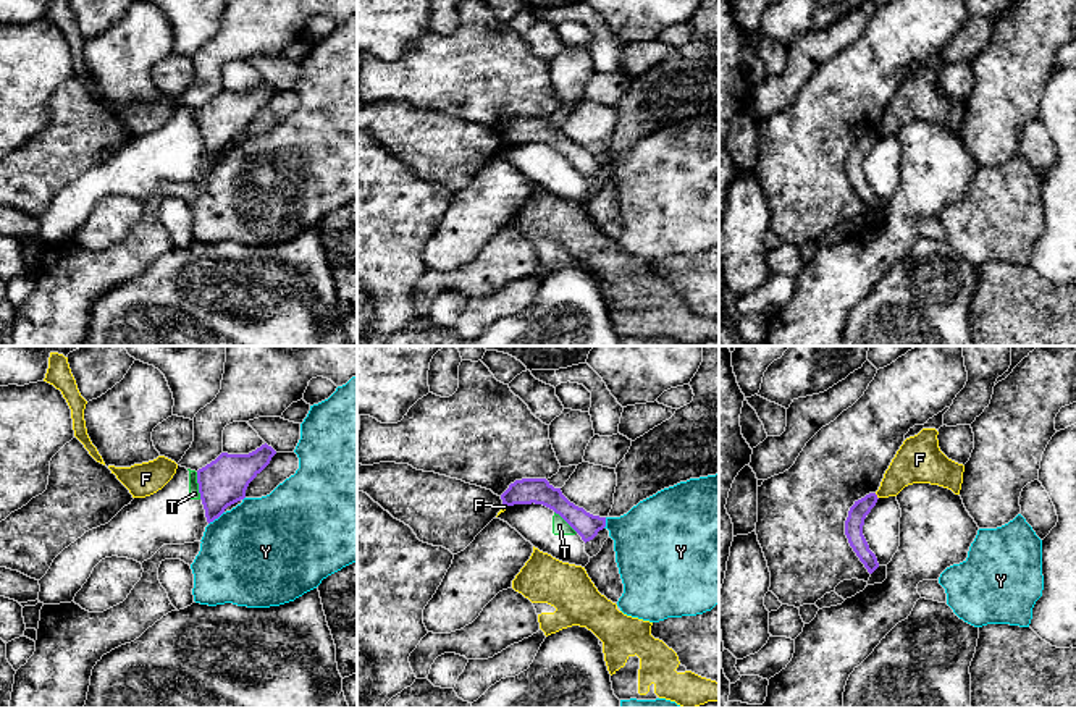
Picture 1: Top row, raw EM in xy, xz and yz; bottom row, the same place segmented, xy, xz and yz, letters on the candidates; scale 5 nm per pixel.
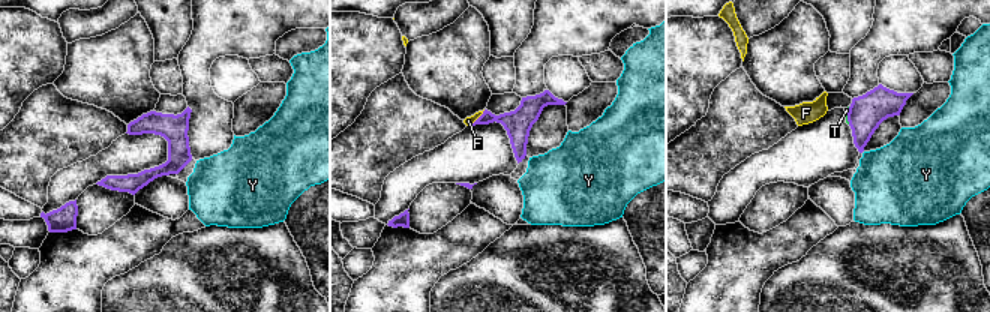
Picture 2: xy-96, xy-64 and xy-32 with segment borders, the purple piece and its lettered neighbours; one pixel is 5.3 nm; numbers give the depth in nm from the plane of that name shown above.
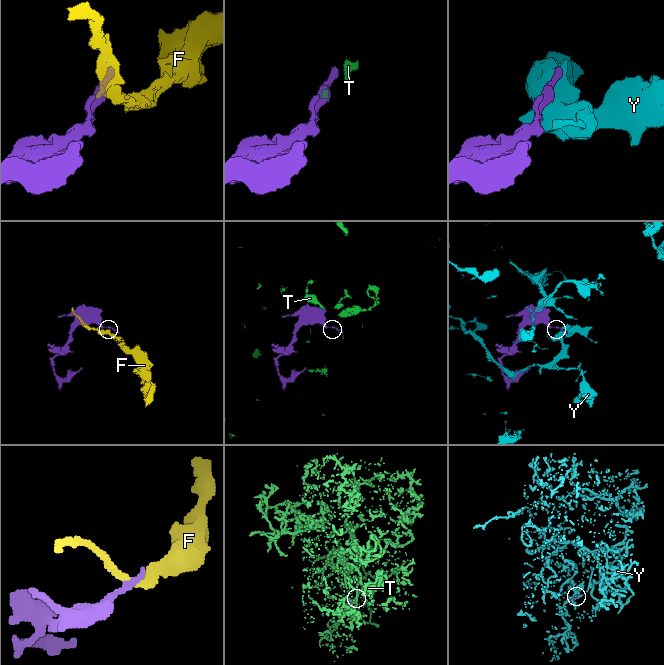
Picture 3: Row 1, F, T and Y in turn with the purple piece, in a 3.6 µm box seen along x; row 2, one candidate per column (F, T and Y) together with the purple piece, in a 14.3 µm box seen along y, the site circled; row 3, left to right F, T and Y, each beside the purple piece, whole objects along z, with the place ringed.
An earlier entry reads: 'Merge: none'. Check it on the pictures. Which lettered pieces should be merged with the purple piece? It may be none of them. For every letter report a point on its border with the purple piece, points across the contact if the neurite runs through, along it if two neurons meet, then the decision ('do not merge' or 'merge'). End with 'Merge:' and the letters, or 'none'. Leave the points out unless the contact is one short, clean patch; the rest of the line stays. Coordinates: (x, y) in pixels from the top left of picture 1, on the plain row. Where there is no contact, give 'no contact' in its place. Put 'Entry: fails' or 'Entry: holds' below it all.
F: meets purple in yz at (876, 134); border along yz (874, 131), (878, 136); do not merge
T: meets purple in xy at (199, 123); border along xy (196, 110), (201, 136); do not merge
Y: meets purple in xy at (215, 155); do not merge
Merge: none
Entry: holds

